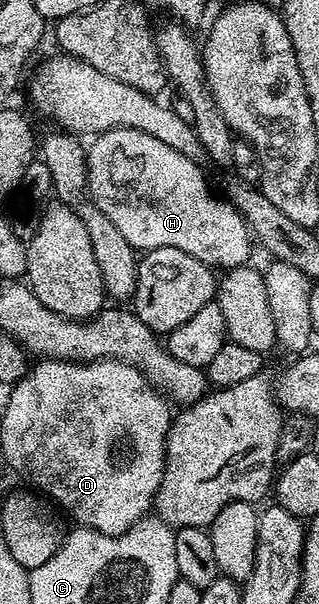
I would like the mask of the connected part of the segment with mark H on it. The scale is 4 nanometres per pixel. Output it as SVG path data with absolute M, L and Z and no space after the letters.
M111 128L100 133L97 140L87 148L87 167L89 170L89 197L115 222L115 227L122 232L123 238L142 249L171 246L199 258L199 262L209 265L214 270L239 268L250 263L249 242L251 233L246 217L220 195L213 196L209 184L205 181L202 165L183 158L179 150L171 150L164 142L159 142L151 134L134 128Z

